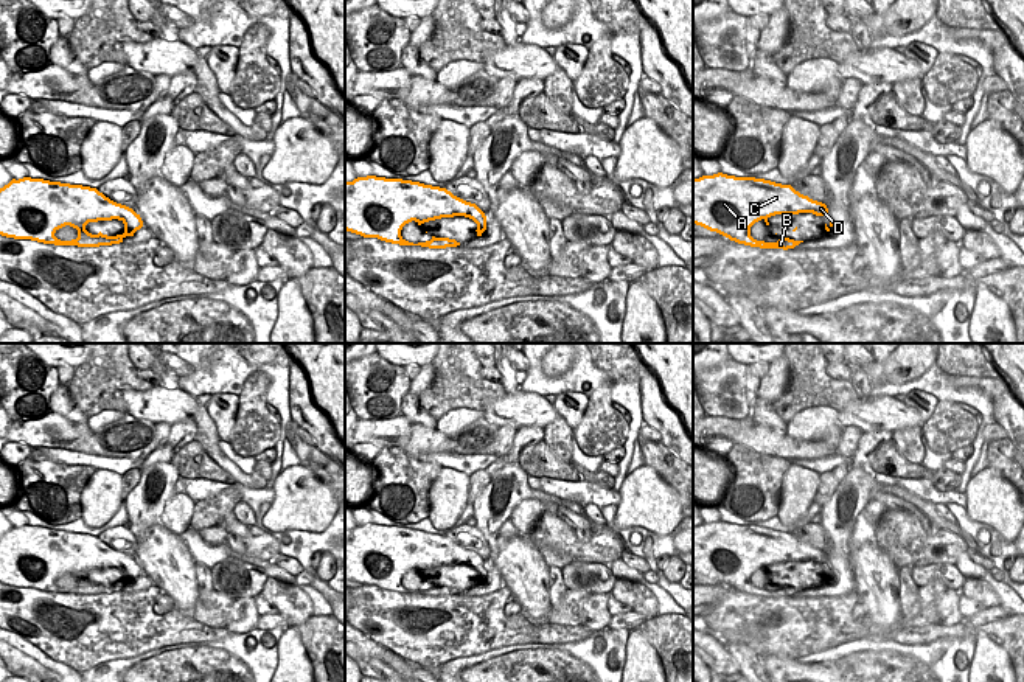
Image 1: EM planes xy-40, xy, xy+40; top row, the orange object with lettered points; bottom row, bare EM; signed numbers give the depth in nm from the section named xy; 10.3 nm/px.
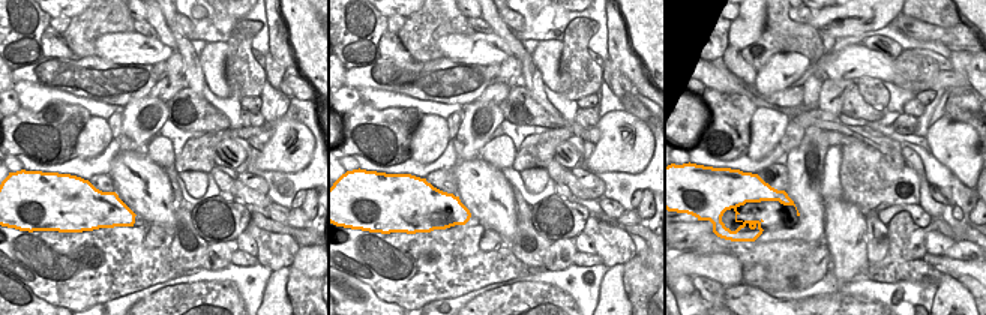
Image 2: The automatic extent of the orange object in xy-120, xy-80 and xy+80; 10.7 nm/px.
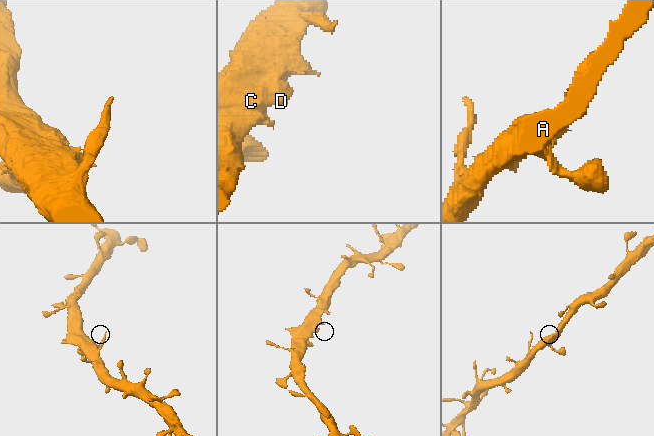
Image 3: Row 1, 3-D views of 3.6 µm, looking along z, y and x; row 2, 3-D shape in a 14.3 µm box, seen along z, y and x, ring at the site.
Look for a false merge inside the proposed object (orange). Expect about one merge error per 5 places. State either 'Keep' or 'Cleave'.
Keep.

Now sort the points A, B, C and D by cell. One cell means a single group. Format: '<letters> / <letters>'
A B C D

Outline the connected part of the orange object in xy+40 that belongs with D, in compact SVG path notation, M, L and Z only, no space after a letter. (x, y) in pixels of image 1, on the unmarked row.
M723 520L693 527L693 572L716 579L738 592L760 597L794 597L803 589L757 589L751 575L775 562L813 561L827 564L825 552L800 542L791 533Z

